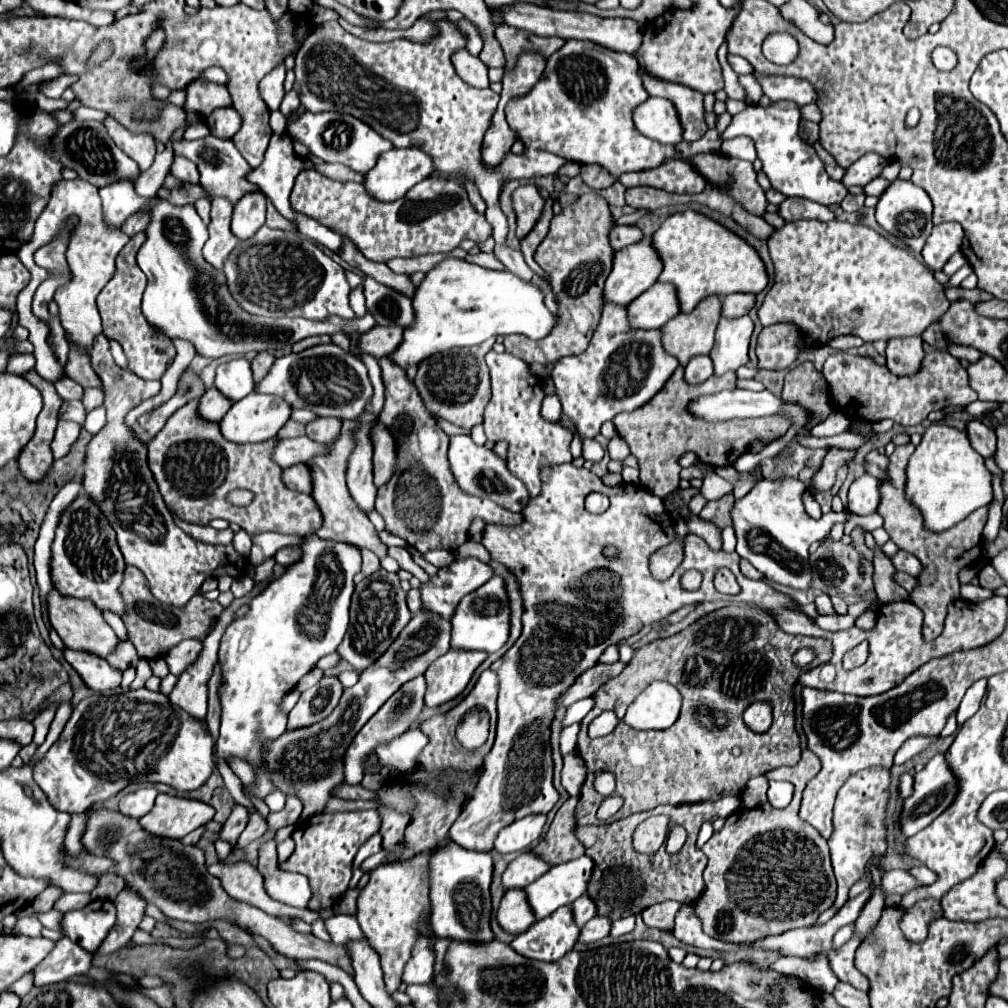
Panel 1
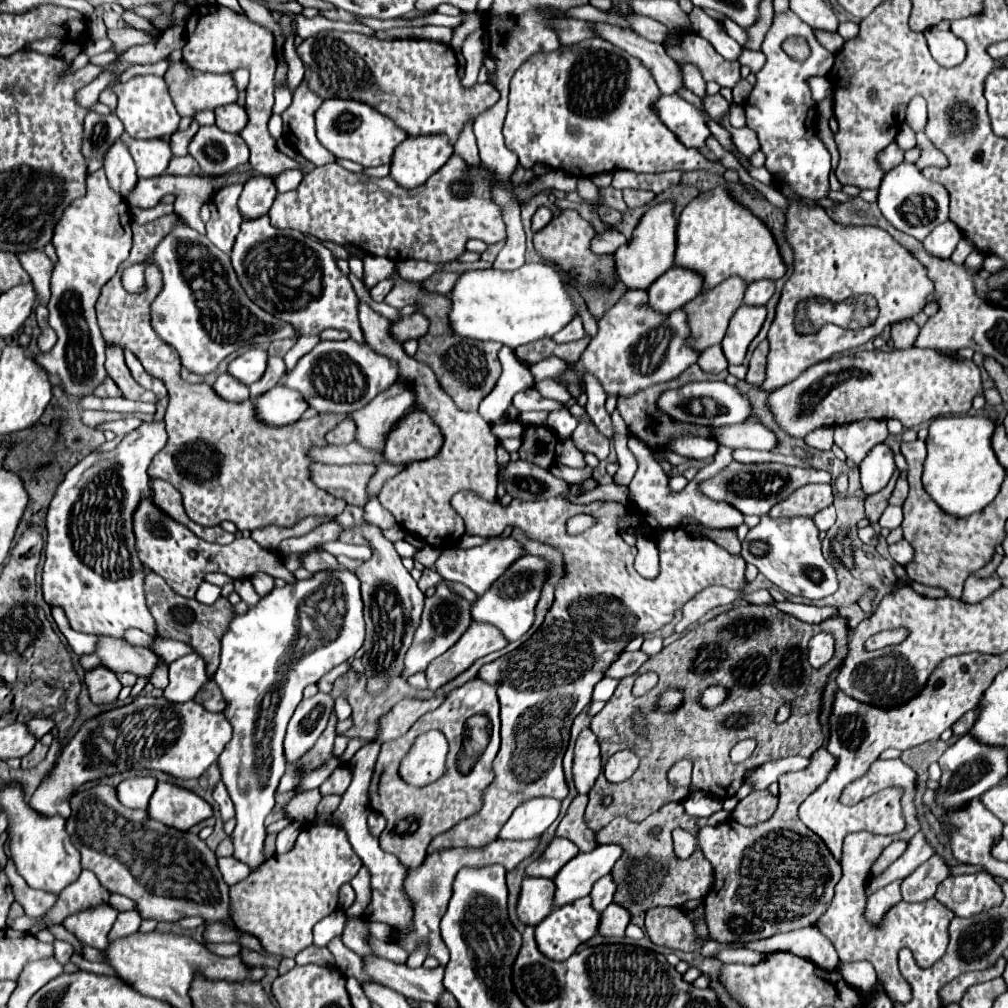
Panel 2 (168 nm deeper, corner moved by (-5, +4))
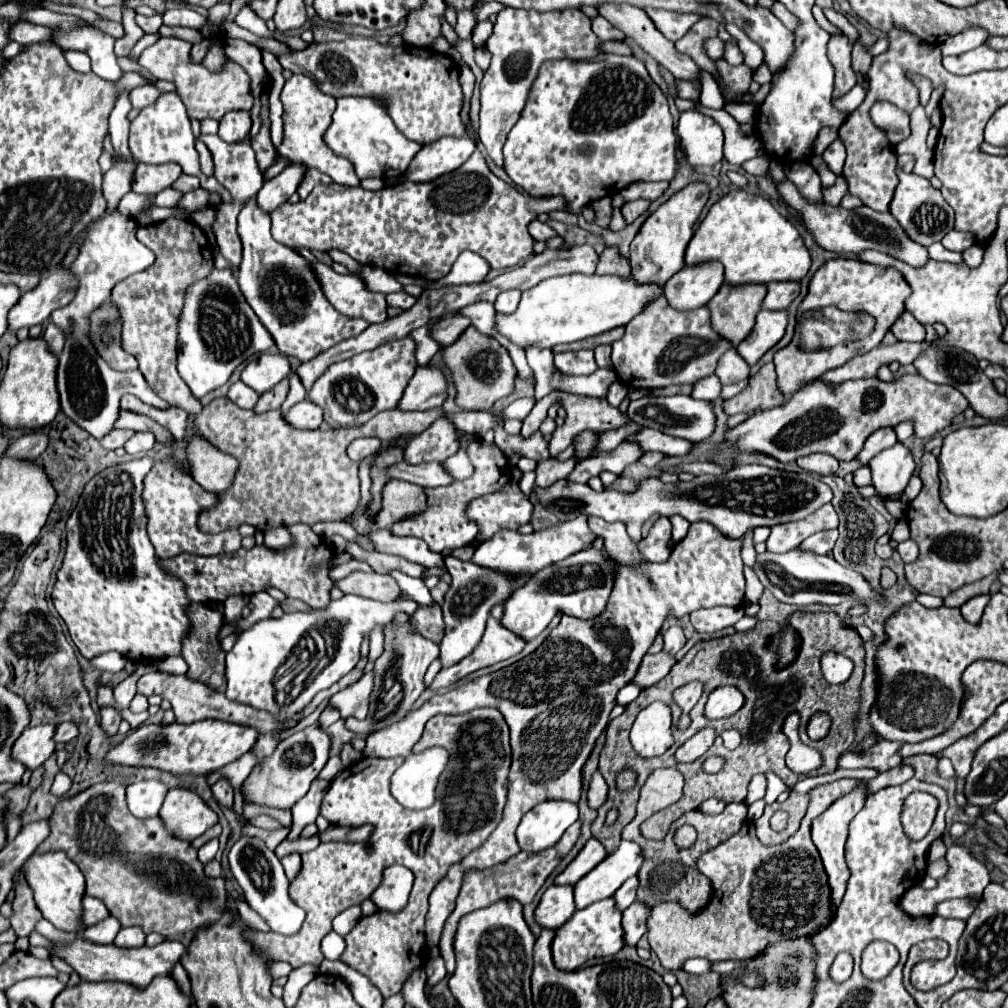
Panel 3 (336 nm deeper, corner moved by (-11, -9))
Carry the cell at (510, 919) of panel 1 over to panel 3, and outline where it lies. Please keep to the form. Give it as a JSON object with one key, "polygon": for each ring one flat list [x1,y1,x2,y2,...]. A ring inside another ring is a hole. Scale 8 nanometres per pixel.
{"polygon":[[550,886,534,910,534,920,548,930,560,928,574,914,572,886]]}

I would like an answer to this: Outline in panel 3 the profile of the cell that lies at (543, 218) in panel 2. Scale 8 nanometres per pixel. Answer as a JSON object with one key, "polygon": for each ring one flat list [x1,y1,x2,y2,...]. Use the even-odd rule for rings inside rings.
{"polygon":[[534,220,534,222,530,224,530,234,532,234,534,240,548,240,548,238,552,238,552,236,556,234,556,230,550,228,548,224,540,222,540,220]]}

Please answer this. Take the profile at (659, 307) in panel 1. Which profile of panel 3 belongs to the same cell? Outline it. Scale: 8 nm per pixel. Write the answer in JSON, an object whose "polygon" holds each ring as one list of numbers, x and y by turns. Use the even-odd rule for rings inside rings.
{"polygon":[[698,264,684,266,676,272,676,276,664,284,662,292,674,310,688,312,706,306,722,284,724,268,720,268,720,264]]}

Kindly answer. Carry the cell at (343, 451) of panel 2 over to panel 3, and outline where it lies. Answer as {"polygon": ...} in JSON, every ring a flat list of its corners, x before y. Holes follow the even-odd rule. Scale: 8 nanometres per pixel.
{"polygon":[[400,462,400,464,392,464,386,468,388,476,392,478,398,478,398,480,406,480,406,482,412,482,412,484,418,484,418,486,446,486,452,482,452,478,444,472,442,464,438,462,426,462,426,464,406,464,406,462]]}

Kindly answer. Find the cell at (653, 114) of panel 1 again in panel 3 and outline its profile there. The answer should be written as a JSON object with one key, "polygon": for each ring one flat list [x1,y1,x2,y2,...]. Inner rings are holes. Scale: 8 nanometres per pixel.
{"polygon":[[696,110,680,112,678,136,690,166,714,166,724,160,724,132,710,116]]}

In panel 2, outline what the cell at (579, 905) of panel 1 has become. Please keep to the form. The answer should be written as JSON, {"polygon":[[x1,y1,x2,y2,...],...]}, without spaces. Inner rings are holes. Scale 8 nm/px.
{"polygon":[[612,875,602,877,602,879,594,885,594,889,592,889,592,893,590,893,590,897,592,897,592,907,602,913,602,911,612,903,614,893,616,893,616,883,614,883]]}

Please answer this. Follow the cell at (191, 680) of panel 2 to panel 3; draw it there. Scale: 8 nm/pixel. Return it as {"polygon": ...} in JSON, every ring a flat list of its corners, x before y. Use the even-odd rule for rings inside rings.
{"polygon":[[170,656,170,658,164,658,160,662,158,670,168,672,168,674,186,674,188,672,188,664,184,662,182,656]]}

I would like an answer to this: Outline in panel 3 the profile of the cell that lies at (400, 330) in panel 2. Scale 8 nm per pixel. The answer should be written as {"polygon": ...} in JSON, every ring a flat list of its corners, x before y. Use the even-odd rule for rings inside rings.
{"polygon":[[454,316,454,318,444,318,438,324,434,324,434,328,430,330,430,336,440,344,440,346,448,346,452,342,456,342,456,338,460,336,460,332,464,332,464,328,470,326,470,320,464,316]]}

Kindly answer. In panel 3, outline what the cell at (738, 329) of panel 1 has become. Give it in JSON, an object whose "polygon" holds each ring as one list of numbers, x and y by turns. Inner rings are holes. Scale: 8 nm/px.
{"polygon":[[762,310,756,316,756,324,748,334,748,338,744,338,736,346,736,352,746,360,748,366,754,366,762,358,762,354,770,350,784,336,786,324,788,324,788,318,784,310,782,312]]}

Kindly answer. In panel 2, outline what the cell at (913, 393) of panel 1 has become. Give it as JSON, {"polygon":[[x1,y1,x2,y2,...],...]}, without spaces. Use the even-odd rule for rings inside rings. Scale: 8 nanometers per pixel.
{"polygon":[[912,347,906,351,860,351,816,363,798,379,774,389,766,407,786,435,804,439,814,429,838,427,866,417,898,419,906,429,912,429,940,415,968,413,978,393,982,393,982,379,974,361,946,359,940,351]]}

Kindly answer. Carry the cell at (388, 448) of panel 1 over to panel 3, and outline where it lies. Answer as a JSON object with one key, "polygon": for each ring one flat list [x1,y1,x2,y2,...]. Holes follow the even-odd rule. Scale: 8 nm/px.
{"polygon":[[438,418,422,434,416,434,404,448,404,462,444,462,458,452,456,428,450,420]]}

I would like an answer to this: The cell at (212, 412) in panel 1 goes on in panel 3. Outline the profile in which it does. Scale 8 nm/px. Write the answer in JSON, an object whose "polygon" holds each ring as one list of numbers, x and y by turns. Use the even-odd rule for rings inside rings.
{"polygon":[[236,382,236,384,232,384,230,390,228,390,228,398,230,398,236,406,246,408,246,410,252,410,254,404,256,404,256,400,258,400,258,394,256,394,252,388,248,388,244,382]]}

